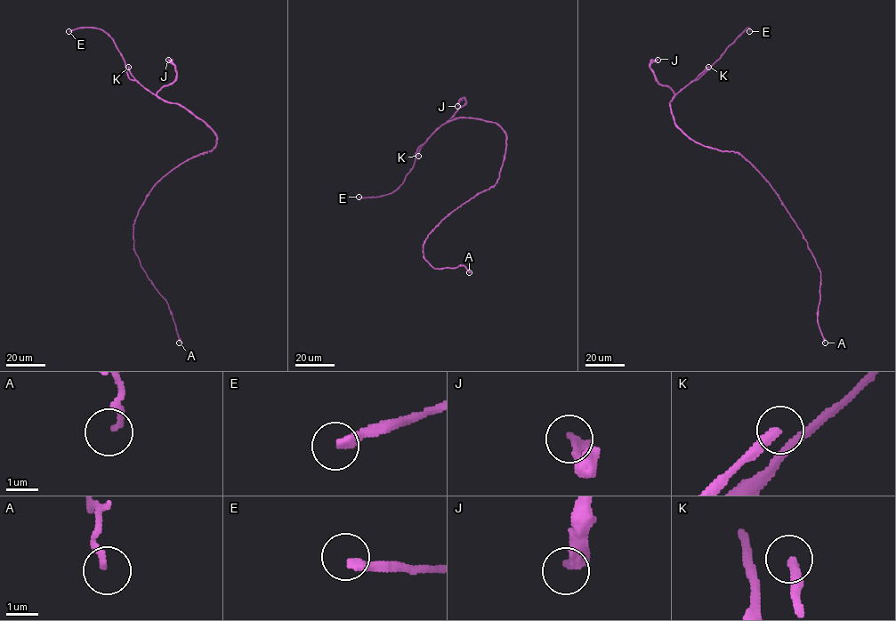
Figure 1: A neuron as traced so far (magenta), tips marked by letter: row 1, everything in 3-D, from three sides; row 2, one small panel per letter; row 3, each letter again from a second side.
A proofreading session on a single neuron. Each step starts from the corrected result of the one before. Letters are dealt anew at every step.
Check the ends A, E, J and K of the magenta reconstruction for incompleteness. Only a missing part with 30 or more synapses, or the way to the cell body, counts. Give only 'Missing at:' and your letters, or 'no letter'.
Missing at: E, J

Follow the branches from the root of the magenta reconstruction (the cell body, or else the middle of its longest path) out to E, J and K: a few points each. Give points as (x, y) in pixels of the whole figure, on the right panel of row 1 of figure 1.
E: (728, 151), (706, 147), (690, 139), (674, 124), (670, 102), (679, 91), (710, 67), (747, 28), (749, 31)
J: (728, 151), (695, 142), (674, 124), (670, 107), (674, 92), (658, 82), (649, 67), (657, 60)
K: (728, 151), (706, 147), (691, 140), (674, 124), (672, 114), (670, 102), (673, 98), (708, 67)

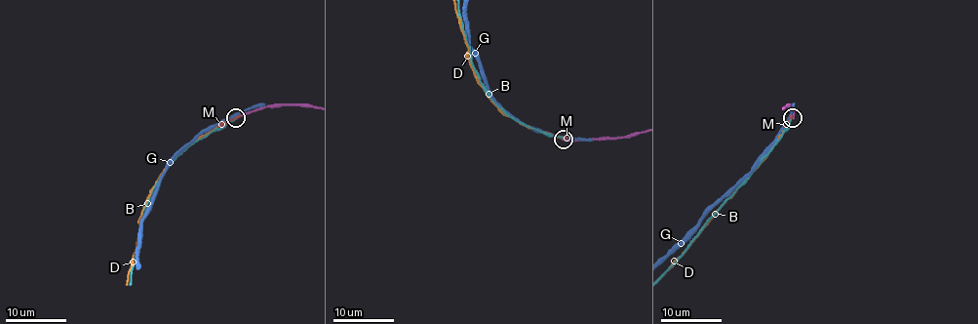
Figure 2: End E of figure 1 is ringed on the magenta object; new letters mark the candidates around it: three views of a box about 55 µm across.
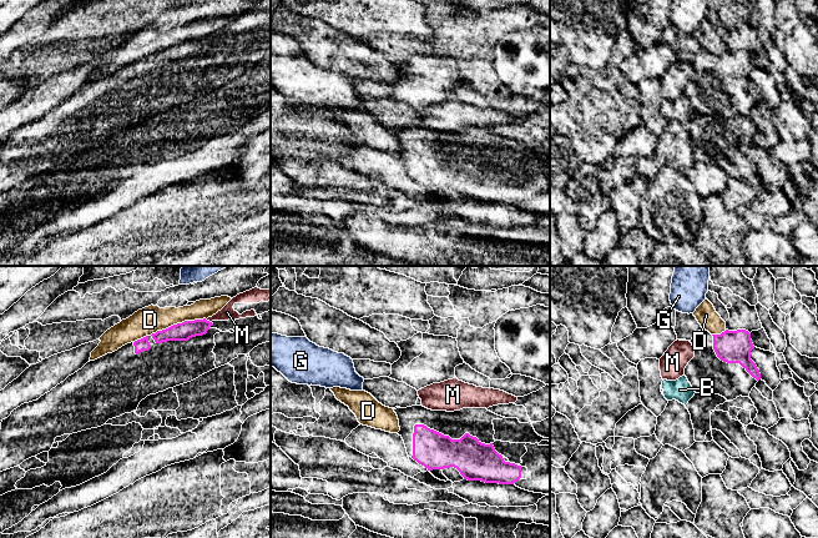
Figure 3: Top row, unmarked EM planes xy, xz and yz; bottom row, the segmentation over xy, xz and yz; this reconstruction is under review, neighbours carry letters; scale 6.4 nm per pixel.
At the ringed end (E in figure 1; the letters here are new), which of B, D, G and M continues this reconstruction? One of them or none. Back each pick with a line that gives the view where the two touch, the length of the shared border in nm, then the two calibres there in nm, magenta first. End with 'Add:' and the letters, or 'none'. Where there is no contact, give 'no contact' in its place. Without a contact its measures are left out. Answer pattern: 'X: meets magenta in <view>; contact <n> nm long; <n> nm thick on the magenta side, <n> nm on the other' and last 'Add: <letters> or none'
Add: none

